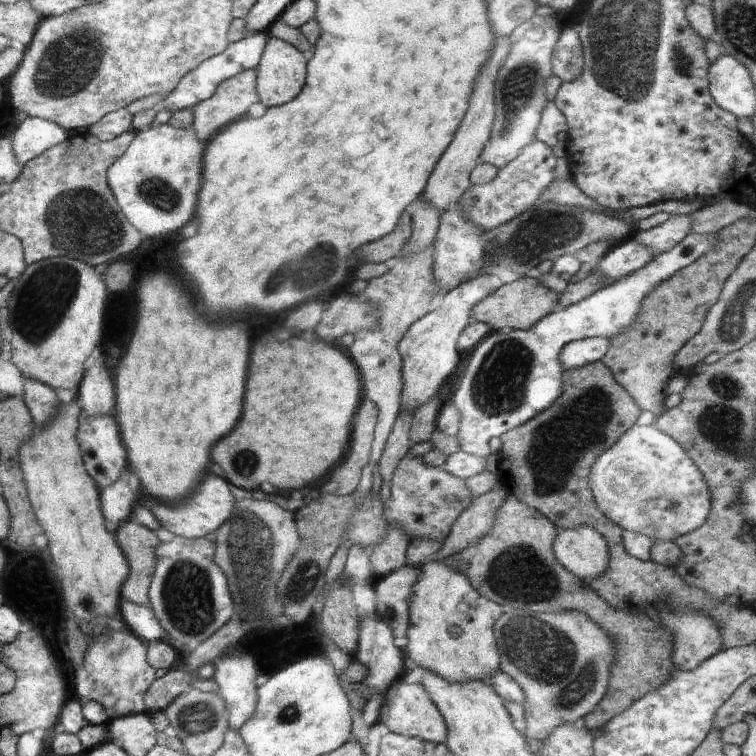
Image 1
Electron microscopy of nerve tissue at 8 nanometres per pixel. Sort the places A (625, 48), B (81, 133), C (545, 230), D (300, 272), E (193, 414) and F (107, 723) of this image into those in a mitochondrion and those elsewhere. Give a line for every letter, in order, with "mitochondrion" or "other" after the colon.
A: mitochondrion
B: other
C: mitochondrion
D: mitochondrion
E: other
F: other

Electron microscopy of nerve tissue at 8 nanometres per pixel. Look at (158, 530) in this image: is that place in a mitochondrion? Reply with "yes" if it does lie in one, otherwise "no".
no

